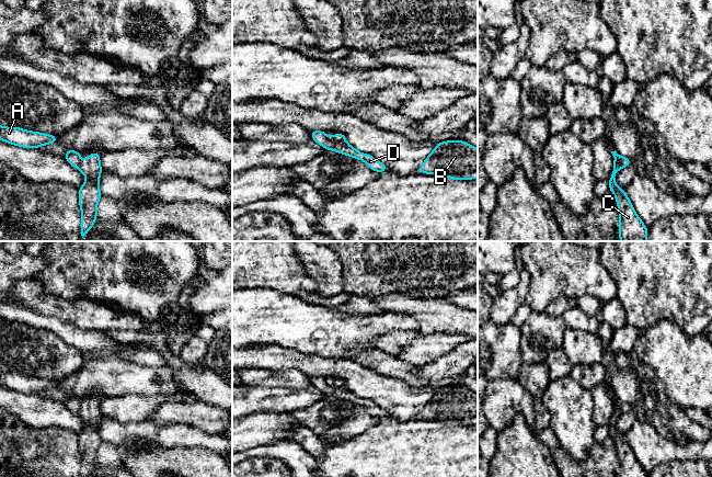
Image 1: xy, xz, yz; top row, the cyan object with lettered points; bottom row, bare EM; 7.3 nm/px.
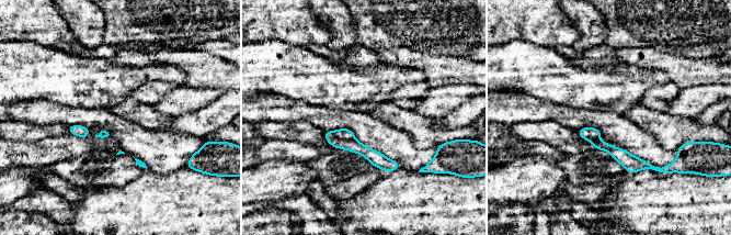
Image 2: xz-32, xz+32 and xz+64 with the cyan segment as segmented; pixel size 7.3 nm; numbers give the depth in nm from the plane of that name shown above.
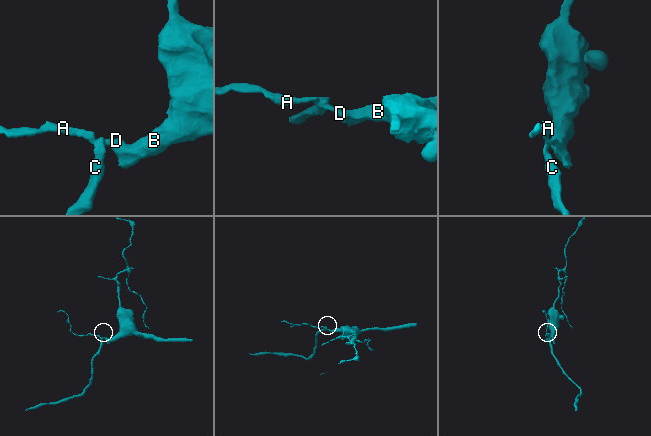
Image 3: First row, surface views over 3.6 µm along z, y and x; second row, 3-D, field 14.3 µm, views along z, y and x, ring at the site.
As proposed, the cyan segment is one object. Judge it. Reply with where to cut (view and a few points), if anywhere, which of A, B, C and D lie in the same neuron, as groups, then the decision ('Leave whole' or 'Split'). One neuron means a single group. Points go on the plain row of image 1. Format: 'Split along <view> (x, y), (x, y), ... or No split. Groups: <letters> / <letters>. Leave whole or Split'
Split along xz (325, 381), (331, 386), (345, 387). Groups: A B D / C. Split

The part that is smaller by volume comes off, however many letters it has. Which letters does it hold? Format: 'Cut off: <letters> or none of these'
Cut off: C

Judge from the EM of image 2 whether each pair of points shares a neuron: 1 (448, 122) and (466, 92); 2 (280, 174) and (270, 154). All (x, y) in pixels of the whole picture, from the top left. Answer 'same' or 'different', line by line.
1: different
2: different

